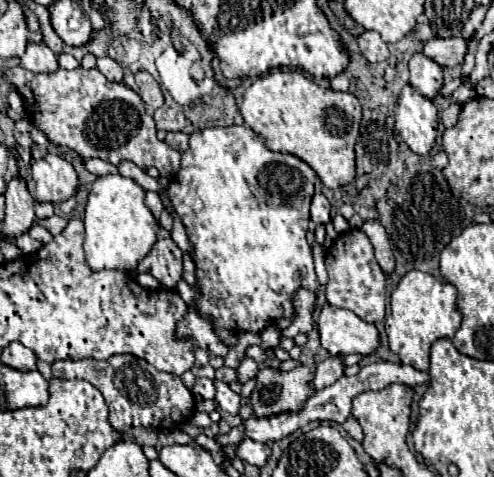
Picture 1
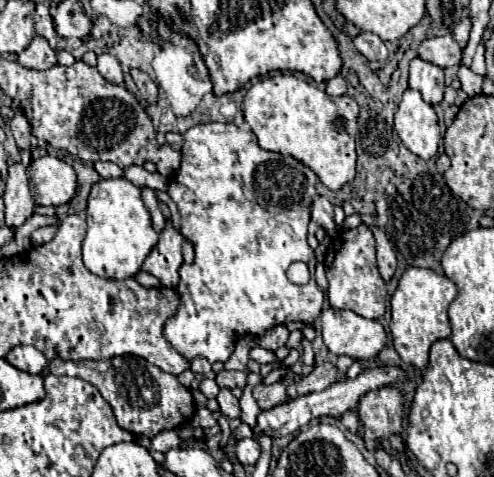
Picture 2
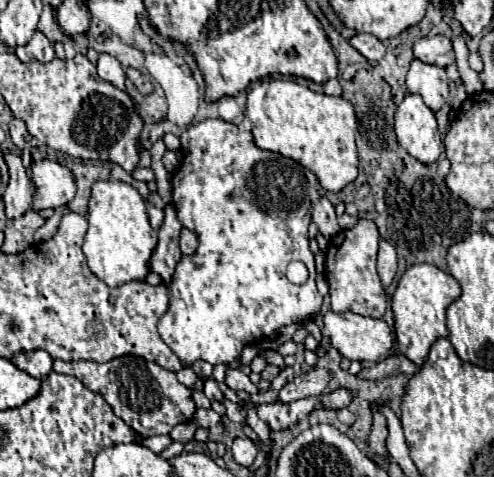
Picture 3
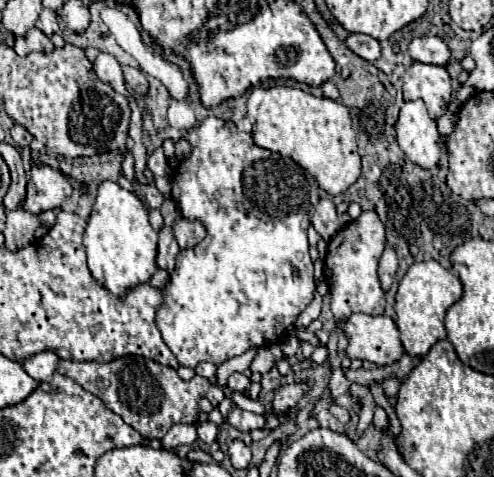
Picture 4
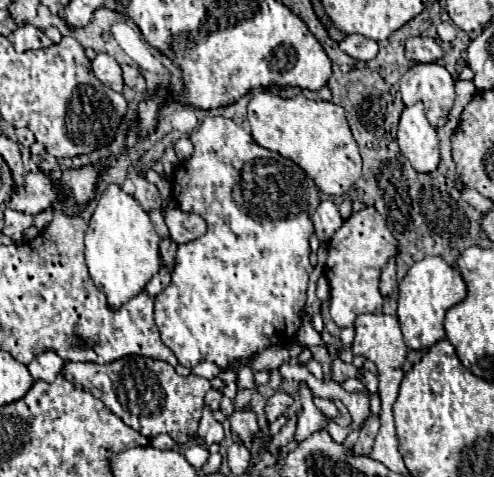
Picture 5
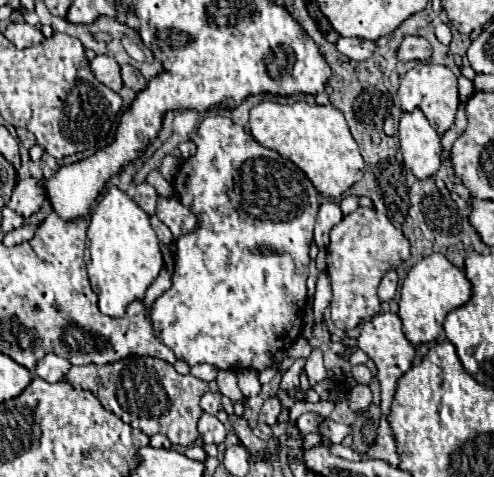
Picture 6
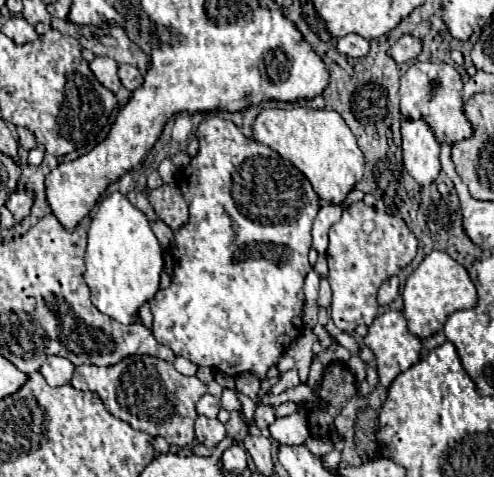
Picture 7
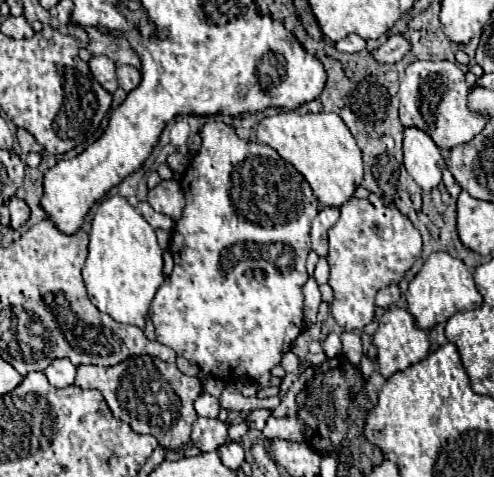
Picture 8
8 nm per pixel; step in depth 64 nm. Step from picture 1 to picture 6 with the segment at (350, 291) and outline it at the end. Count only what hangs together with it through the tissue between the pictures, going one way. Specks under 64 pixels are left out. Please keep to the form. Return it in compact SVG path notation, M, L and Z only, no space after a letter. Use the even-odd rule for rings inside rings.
M358 208L342 218L332 230L328 244L328 268L326 274L332 284L332 322L342 330L352 330L360 320L368 320L380 312L380 300L376 288L388 272L410 256L408 238L392 226L392 222L374 208Z

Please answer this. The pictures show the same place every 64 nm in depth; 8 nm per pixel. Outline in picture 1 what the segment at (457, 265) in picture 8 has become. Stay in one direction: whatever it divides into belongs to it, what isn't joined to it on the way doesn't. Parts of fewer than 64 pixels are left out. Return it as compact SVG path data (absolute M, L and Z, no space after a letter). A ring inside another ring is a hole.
M408 272L392 292L392 312L386 318L388 346L400 356L402 364L410 364L416 370L426 372L430 366L430 346L440 338L452 338L460 324L462 314L456 304L458 292L452 284L436 280L426 272Z

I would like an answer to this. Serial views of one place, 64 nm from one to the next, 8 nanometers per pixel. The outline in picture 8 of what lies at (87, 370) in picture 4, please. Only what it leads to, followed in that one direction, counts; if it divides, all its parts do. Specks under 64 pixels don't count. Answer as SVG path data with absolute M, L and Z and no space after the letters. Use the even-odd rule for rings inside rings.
M130 356L110 368L78 366L74 384L84 390L100 390L114 418L130 424L136 432L152 434L166 450L190 446L192 422L198 418L194 400L202 394L202 382L182 374L176 364L168 364L154 356Z

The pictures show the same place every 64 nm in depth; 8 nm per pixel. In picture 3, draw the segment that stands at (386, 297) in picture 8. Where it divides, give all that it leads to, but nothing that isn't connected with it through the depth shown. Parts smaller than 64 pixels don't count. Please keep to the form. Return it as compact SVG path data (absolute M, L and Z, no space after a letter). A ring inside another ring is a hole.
M380 238L380 250L378 250L378 274L382 280L382 286L386 288L394 274L396 274L396 250L392 244L388 244L384 238Z

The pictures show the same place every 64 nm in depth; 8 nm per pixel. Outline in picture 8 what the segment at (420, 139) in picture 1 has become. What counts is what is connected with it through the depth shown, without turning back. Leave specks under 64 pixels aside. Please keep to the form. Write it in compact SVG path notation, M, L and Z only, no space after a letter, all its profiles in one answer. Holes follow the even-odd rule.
M404 128L404 166L422 190L432 190L442 180L444 160L436 142L420 128Z

